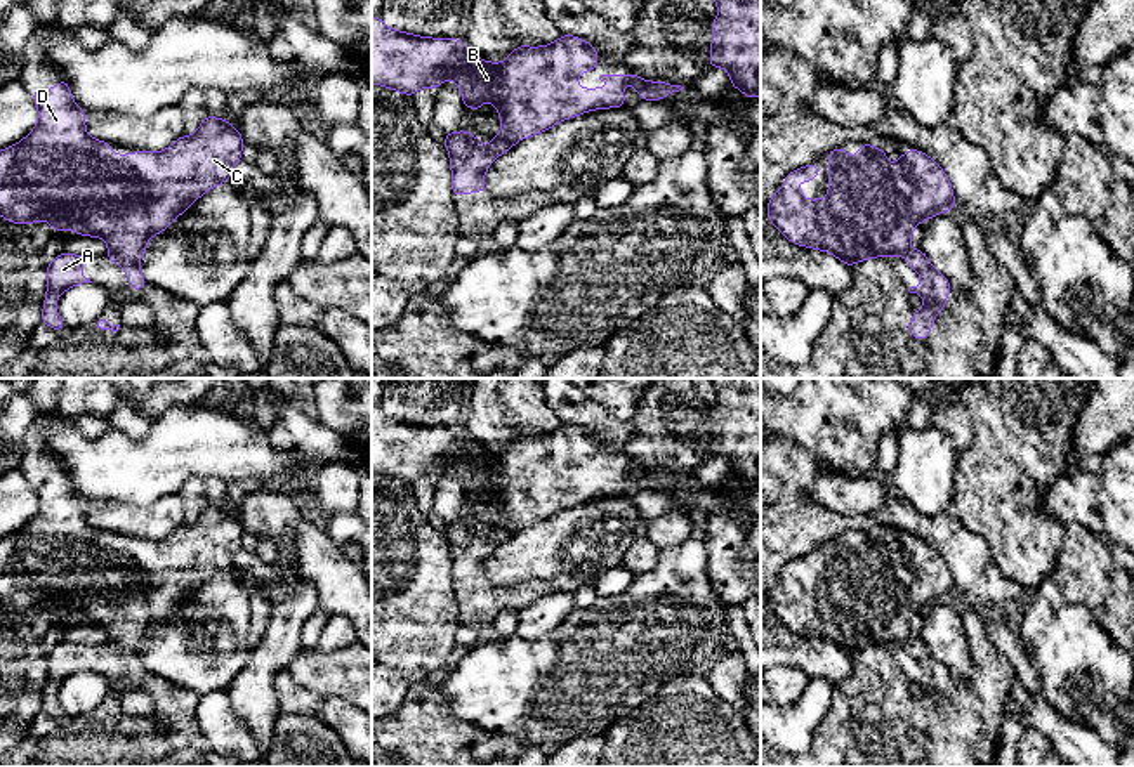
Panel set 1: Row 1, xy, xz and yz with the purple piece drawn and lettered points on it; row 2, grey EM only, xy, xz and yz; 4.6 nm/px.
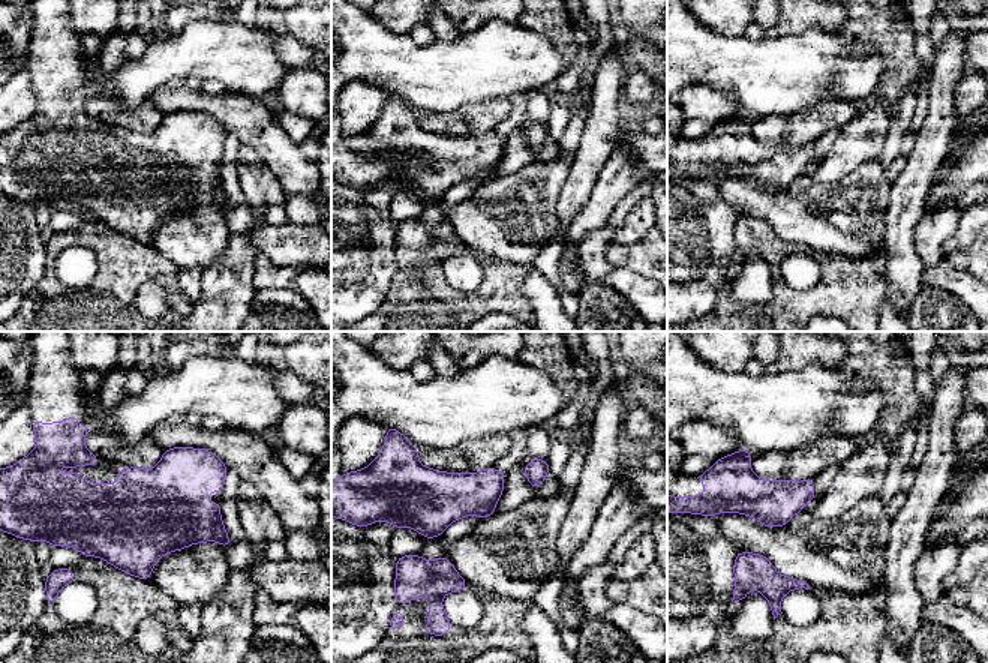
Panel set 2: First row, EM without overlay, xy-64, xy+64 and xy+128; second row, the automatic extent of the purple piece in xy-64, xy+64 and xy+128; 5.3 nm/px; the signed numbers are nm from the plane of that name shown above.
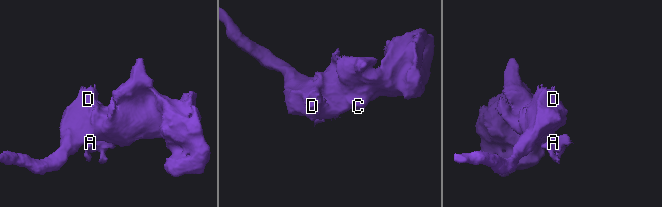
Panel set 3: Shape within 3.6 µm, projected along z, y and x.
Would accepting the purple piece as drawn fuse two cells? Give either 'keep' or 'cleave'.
cleave

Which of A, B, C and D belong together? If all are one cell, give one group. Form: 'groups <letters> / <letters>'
groups A / B C D

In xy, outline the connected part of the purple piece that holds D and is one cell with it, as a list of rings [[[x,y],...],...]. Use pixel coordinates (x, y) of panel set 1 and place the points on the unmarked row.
[[[61,467],[61,470],[47,481],[33,479],[30,482],[38,495],[38,512],[23,529],[0,540],[0,604],[9,611],[26,614],[31,614],[35,609],[47,609],[52,614],[54,621],[61,618],[73,618],[76,623],[82,625],[102,626],[108,632],[109,642],[130,651],[137,651],[139,647],[142,647],[146,644],[146,632],[151,625],[156,625],[163,618],[167,618],[172,609],[177,604],[182,604],[201,583],[208,581],[219,573],[224,573],[227,566],[233,564],[236,552],[241,550],[243,526],[236,519],[236,515],[233,515],[227,508],[222,507],[203,505],[200,517],[193,524],[181,524],[172,534],[163,540],[149,541],[139,538],[137,541],[130,543],[113,543],[109,531],[92,528],[87,522],[87,505],[83,498],[75,493],[69,474],[64,467]]]

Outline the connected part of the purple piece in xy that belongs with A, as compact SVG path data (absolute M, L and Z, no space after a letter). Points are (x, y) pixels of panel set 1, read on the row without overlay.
M57 642L47 654L47 684L43 689L42 711L52 718L64 718L64 710L56 701L56 689L71 675L92 672L87 668L80 654L87 649L85 644Z

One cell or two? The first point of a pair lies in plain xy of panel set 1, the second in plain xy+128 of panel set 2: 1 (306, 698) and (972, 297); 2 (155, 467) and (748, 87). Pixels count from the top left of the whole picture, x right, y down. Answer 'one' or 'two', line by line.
1: two
2: one

